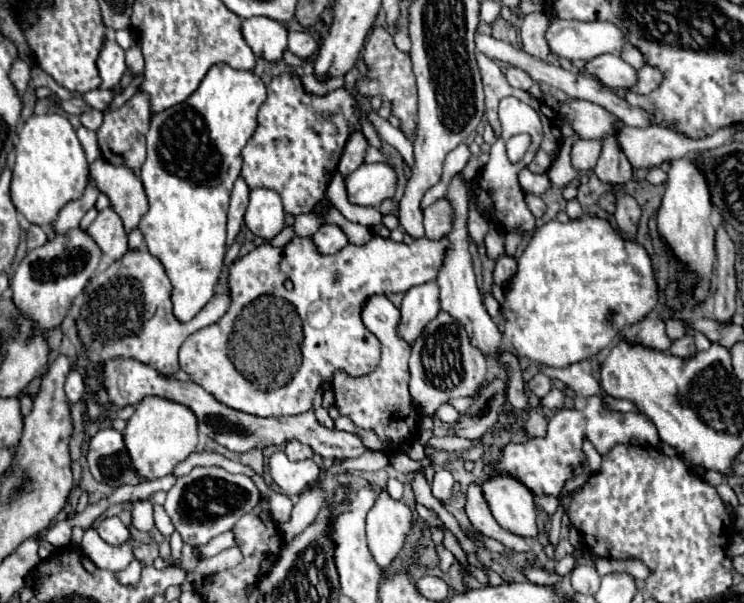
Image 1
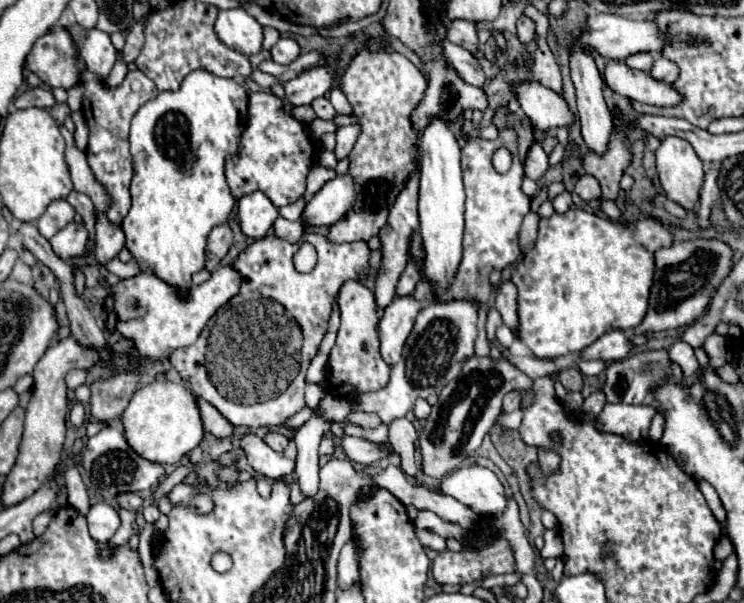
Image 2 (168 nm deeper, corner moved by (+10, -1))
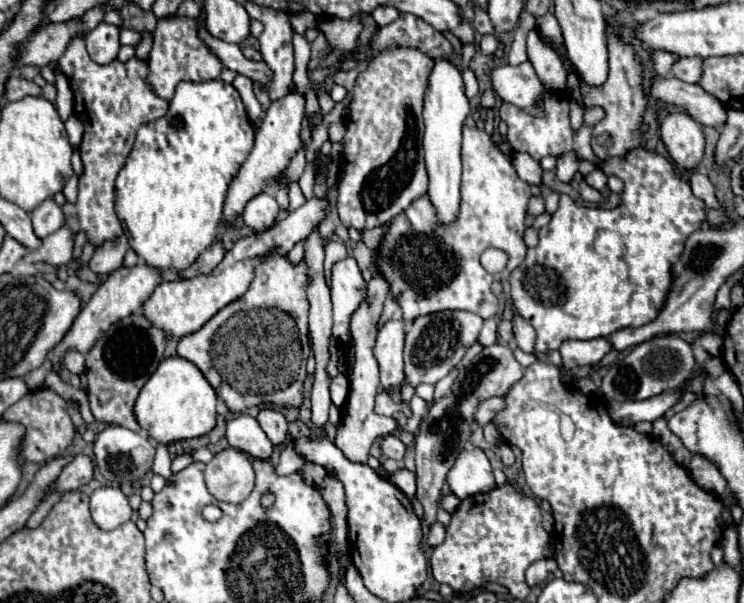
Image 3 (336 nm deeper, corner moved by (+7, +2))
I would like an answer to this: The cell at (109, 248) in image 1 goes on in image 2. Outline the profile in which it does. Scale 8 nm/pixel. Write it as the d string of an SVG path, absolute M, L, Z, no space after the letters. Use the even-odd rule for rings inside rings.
M70 222L66 228L62 228L54 238L50 240L52 250L60 258L70 258L82 254L90 246L90 234L86 232L84 224Z

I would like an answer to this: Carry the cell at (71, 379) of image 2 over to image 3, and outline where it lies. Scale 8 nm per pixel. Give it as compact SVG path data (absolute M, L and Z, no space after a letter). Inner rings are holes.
M67 349L65 355L63 355L63 365L75 375L83 373L83 361L85 361L85 357L75 349Z

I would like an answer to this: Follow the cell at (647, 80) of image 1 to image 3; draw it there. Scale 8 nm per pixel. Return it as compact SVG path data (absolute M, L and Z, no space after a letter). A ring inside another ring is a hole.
M683 57L679 65L673 65L673 75L685 83L699 83L703 77L703 59L701 57Z

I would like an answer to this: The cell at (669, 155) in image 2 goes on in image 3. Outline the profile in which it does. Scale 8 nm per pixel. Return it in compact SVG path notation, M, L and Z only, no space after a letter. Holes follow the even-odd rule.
M669 113L661 123L661 139L667 145L669 157L679 165L681 171L691 171L703 157L705 135L703 125L697 123L689 113Z

